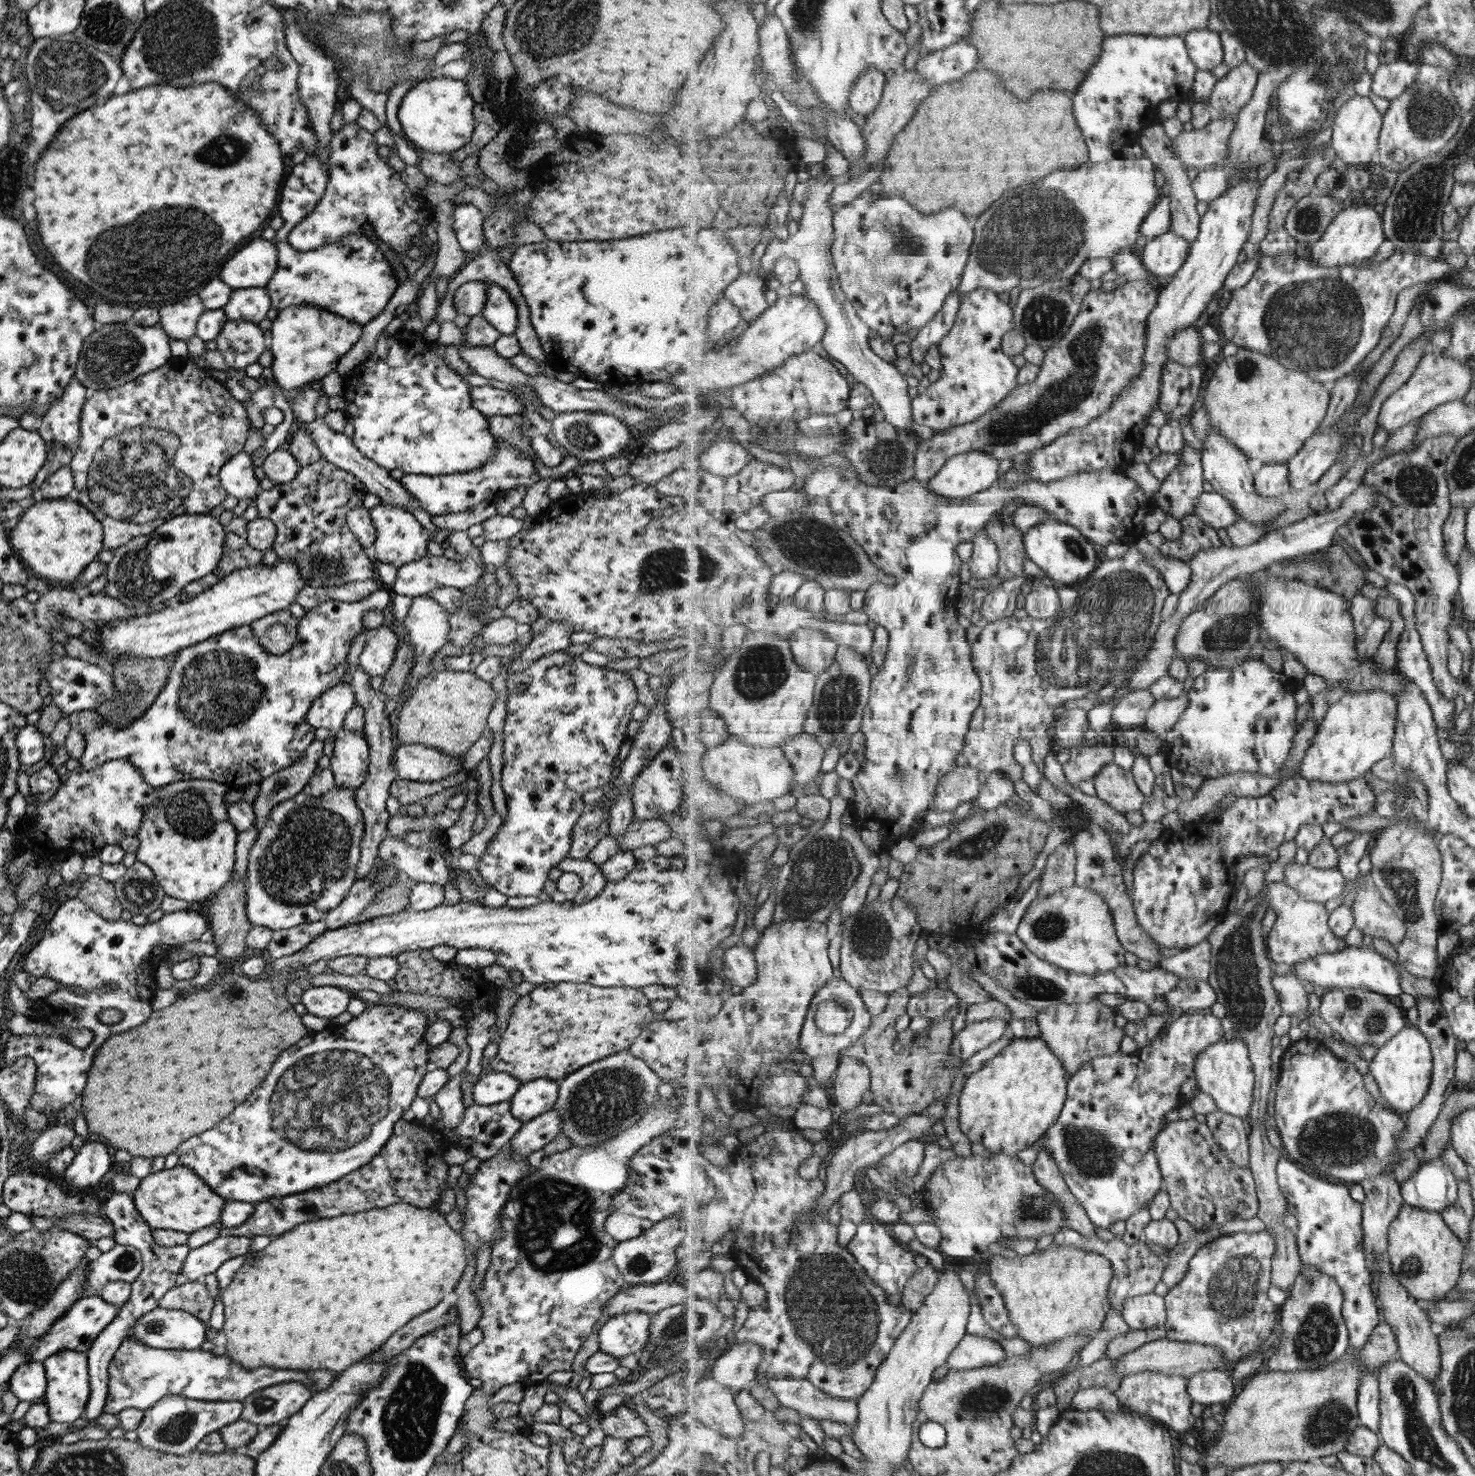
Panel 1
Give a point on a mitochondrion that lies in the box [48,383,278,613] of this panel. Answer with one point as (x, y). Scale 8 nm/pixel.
(135, 478)

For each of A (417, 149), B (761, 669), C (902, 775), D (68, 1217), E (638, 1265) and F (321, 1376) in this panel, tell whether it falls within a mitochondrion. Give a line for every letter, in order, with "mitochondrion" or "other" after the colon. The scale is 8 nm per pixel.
A: other
B: mitochondrion
C: mitochondrion
D: other
E: mitochondrion
F: other

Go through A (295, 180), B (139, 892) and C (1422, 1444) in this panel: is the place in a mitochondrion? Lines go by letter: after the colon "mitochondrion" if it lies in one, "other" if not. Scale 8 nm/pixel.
A: other
B: mitochondrion
C: mitochondrion

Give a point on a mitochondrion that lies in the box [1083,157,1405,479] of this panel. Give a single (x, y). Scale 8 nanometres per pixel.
(1314, 324)

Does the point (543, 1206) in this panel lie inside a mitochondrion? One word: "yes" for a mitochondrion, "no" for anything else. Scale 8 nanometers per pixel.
yes

